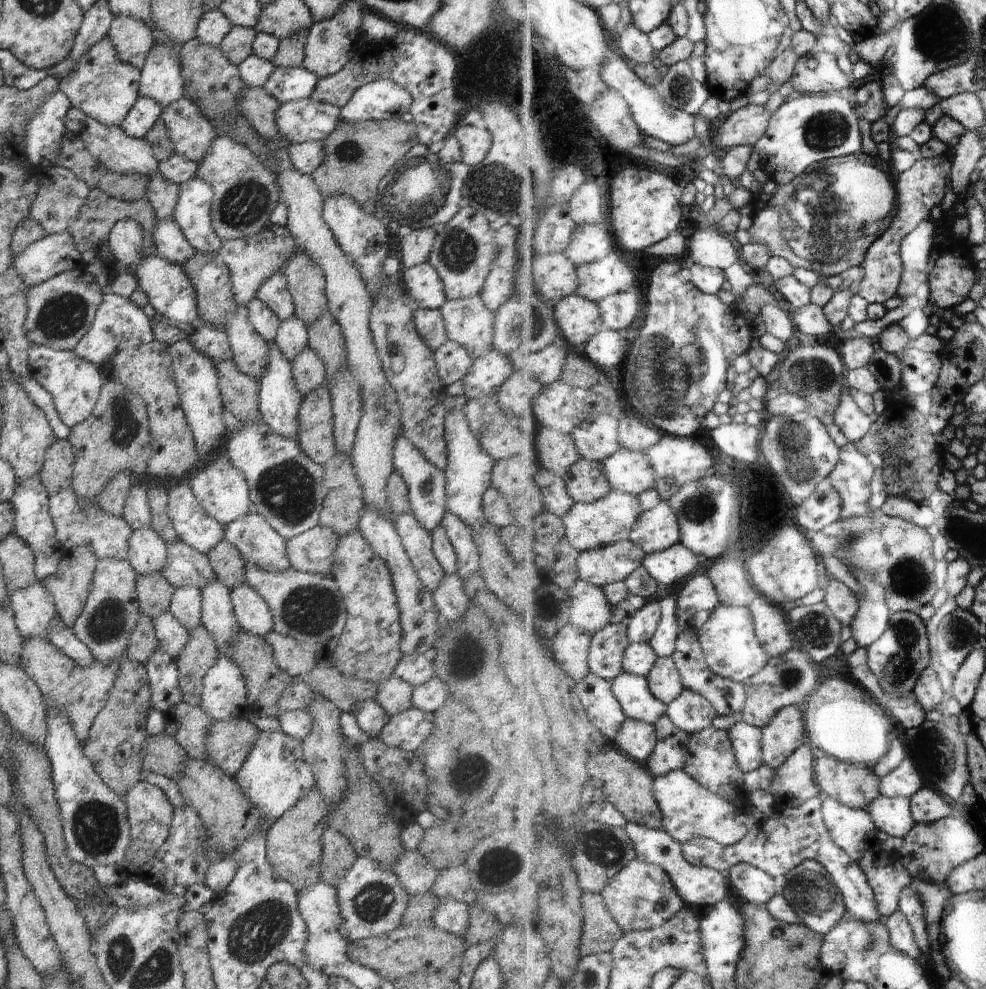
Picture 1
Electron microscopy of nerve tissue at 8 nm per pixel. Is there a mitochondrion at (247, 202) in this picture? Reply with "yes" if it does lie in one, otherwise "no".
yes

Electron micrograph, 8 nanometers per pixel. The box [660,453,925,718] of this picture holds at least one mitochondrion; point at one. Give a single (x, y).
(904, 633)

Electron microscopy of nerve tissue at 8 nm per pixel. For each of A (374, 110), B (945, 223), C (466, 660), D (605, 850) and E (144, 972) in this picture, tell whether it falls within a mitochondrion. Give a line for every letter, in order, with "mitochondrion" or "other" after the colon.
A: other
B: other
C: mitochondrion
D: mitochondrion
E: mitochondrion

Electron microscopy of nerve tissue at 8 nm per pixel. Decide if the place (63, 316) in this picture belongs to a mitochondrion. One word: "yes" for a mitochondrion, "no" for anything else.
yes

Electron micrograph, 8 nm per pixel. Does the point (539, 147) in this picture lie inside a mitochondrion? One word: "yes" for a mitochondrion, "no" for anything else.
no

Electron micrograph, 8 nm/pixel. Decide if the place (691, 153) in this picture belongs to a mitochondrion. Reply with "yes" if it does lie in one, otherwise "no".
no

